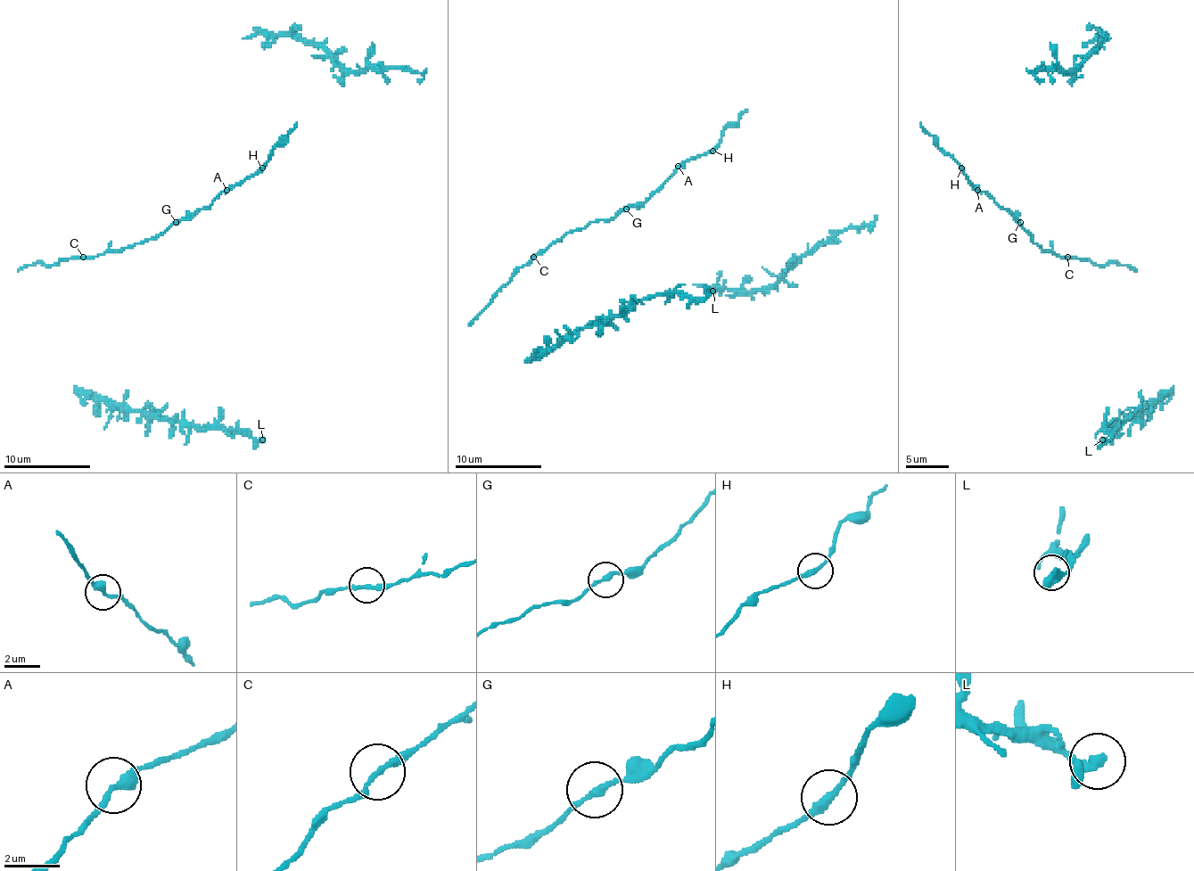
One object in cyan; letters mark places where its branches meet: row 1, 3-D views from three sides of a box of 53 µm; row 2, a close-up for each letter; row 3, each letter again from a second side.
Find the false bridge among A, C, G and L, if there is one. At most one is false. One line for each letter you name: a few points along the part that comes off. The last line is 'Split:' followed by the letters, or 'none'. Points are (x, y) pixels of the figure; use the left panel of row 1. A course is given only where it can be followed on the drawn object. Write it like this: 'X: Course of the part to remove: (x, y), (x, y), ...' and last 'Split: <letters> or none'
A: Course of the part to remove: (227, 189), (258, 170), (296, 122)
Split: A

